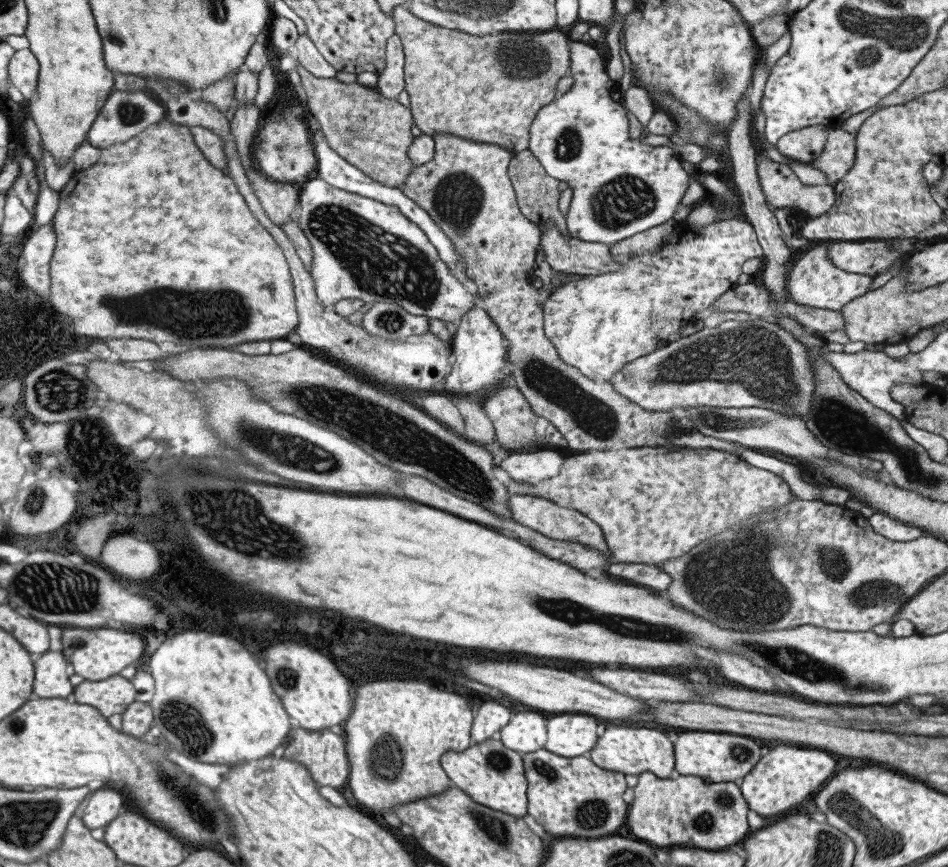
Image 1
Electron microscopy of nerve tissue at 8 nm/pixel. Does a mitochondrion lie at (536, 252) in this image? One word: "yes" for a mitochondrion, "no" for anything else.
no

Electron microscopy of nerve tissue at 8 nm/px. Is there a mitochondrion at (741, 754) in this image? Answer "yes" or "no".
yes

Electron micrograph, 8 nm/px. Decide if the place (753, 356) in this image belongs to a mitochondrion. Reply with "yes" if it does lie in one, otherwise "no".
yes

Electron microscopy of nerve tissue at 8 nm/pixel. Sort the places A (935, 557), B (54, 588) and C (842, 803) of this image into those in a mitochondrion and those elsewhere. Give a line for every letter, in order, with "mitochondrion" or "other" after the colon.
A: other
B: mitochondrion
C: mitochondrion

